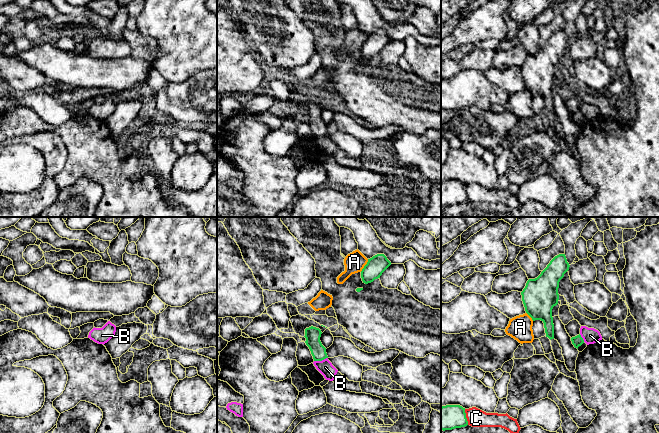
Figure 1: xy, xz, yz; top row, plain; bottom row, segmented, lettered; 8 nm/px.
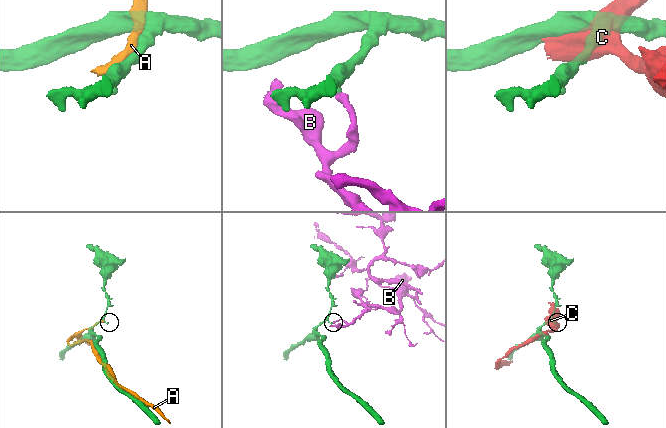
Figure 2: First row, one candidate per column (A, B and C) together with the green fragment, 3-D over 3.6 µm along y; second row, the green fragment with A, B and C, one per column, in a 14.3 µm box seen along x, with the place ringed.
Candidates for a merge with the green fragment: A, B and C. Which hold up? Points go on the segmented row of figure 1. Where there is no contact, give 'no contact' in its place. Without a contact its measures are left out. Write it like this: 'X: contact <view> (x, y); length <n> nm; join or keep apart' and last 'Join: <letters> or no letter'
A: contact xz (365, 265); length 120 nm; keep apart
B: contact xz (320, 360); length 120 nm; keep apart
C: contact yz (465, 417); length 130 nm; keep apart
Join: no letter

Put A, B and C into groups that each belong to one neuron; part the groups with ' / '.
A / B / C

